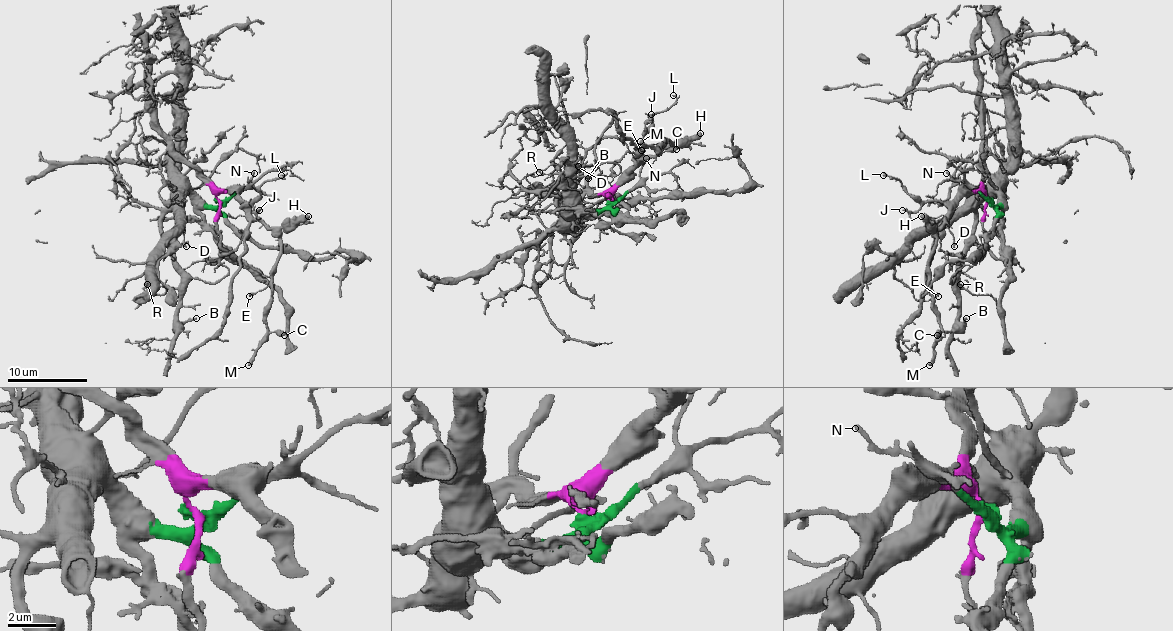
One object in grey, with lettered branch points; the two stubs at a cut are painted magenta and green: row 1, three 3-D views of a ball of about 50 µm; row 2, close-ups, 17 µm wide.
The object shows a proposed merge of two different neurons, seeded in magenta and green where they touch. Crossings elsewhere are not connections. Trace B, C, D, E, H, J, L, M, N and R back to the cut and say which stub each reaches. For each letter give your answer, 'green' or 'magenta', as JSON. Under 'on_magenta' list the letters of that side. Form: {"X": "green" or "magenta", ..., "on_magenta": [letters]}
{"B": "green", "C": "magenta", "D": "green", "E": "magenta", "H": "magenta", "J": "magenta", "L": "magenta", "M": "magenta", "N": "green", "R": "green", "on_magenta": ["C", "E", "H", "J", "L", "M"]}

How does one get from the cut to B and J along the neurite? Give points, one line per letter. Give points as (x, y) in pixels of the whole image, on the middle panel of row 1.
B: (610, 200), (608, 206), (588, 210), (568, 190), (554, 186), (572, 170), (568, 170), (588, 178)
J: (610, 198), (612, 186), (636, 162), (642, 150), (642, 138), (650, 114)

